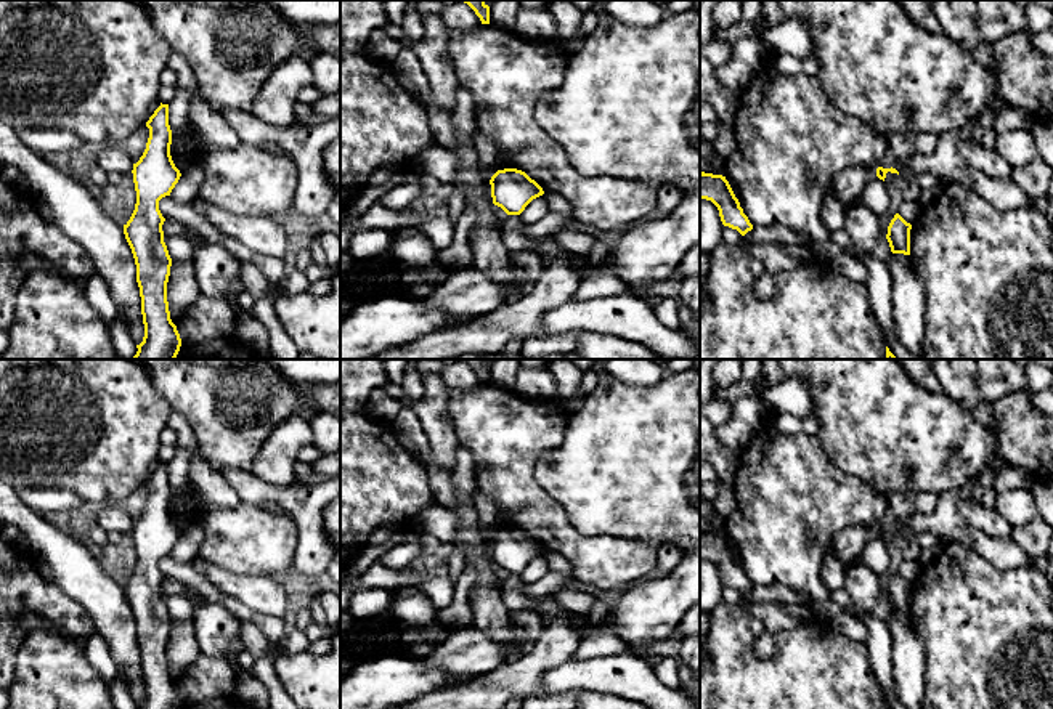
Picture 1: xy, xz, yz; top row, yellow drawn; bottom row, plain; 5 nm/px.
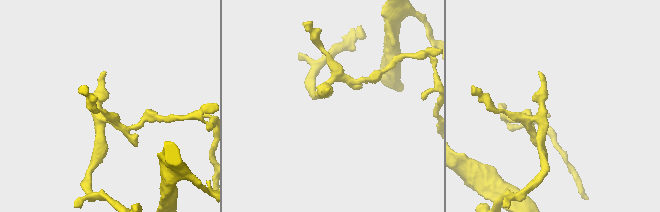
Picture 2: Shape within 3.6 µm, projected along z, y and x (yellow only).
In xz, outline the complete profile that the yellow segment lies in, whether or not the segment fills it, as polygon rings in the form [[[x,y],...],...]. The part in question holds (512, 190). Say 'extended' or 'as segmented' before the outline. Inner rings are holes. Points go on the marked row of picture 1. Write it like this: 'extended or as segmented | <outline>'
as segmented | [[[517,168],[498,170],[490,184],[493,204],[507,215],[520,215],[533,199],[544,194],[535,180]]]

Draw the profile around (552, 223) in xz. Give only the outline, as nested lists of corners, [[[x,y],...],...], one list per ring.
[[[549,212],[533,225],[522,223],[518,215],[507,215],[502,220],[501,229],[520,233],[528,239],[543,239],[573,226],[576,226],[573,215]]]

